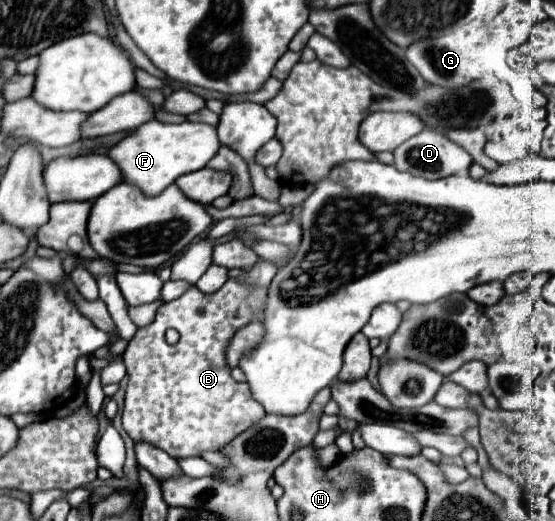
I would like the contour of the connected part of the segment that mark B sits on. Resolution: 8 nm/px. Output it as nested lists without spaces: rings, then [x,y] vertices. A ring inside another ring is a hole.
[[[183,280],[165,282],[159,300],[167,304],[159,306],[151,326],[135,332],[123,352],[129,376],[123,428],[133,440],[145,440],[135,442],[137,462],[157,480],[181,474],[175,458],[199,456],[203,450],[219,450],[265,416],[249,384],[231,378],[231,370],[225,362],[225,348],[235,330],[253,320],[263,320],[267,288],[251,290],[241,280],[227,280],[213,294],[203,294],[197,286],[187,288],[189,282]],[[167,328],[175,328],[181,334],[179,342],[173,346],[165,342]]]

